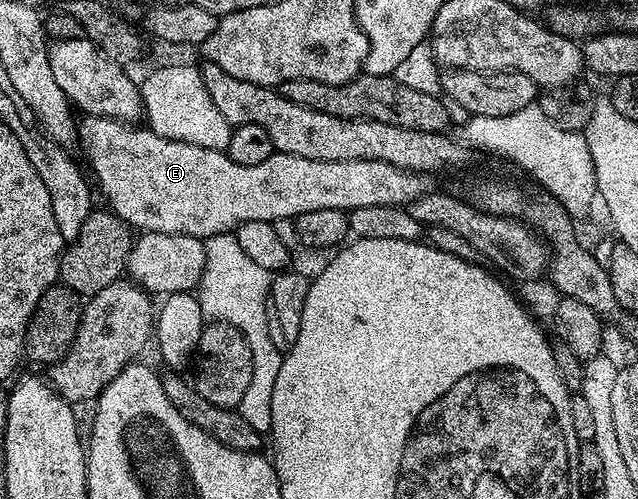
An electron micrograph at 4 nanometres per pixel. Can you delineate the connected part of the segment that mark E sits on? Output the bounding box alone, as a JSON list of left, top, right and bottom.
[78,116,430,239]

